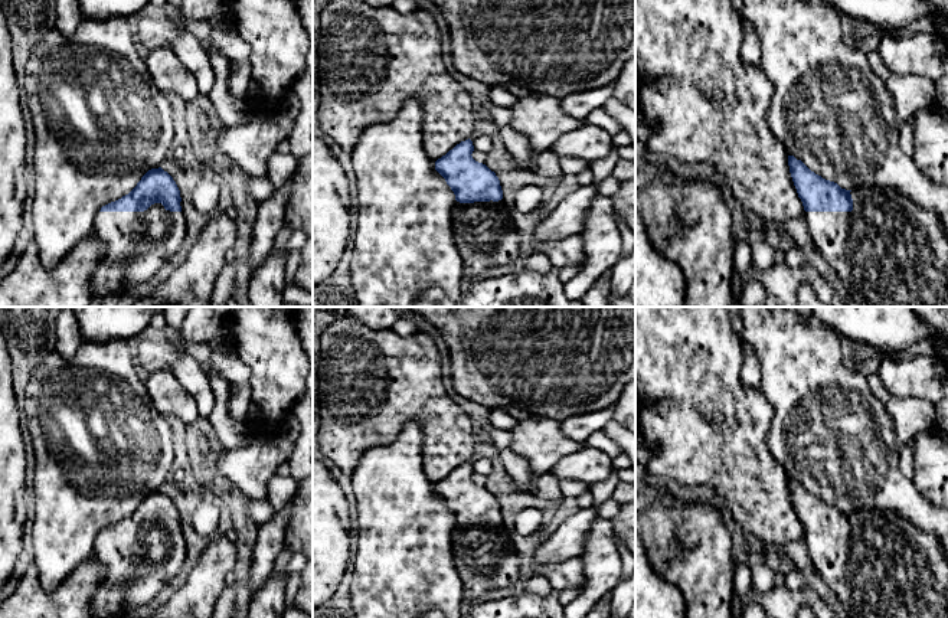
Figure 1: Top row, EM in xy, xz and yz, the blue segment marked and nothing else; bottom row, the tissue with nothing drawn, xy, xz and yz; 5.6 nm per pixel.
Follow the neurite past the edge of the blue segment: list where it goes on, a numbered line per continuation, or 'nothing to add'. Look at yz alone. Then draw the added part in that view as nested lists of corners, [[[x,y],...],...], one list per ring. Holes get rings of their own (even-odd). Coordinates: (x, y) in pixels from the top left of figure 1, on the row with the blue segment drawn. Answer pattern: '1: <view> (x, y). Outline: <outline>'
1: yz (888, 251). Outline: [[[862,187],[850,192],[851,212],[805,212],[815,249],[837,272],[859,307],[948,307],[948,238],[942,222],[889,187]]]

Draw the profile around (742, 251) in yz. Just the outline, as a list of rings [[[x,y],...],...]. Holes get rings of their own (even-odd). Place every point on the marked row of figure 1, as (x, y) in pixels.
[[[735,238],[733,243],[733,272],[746,272],[752,267],[752,246],[745,238]]]

